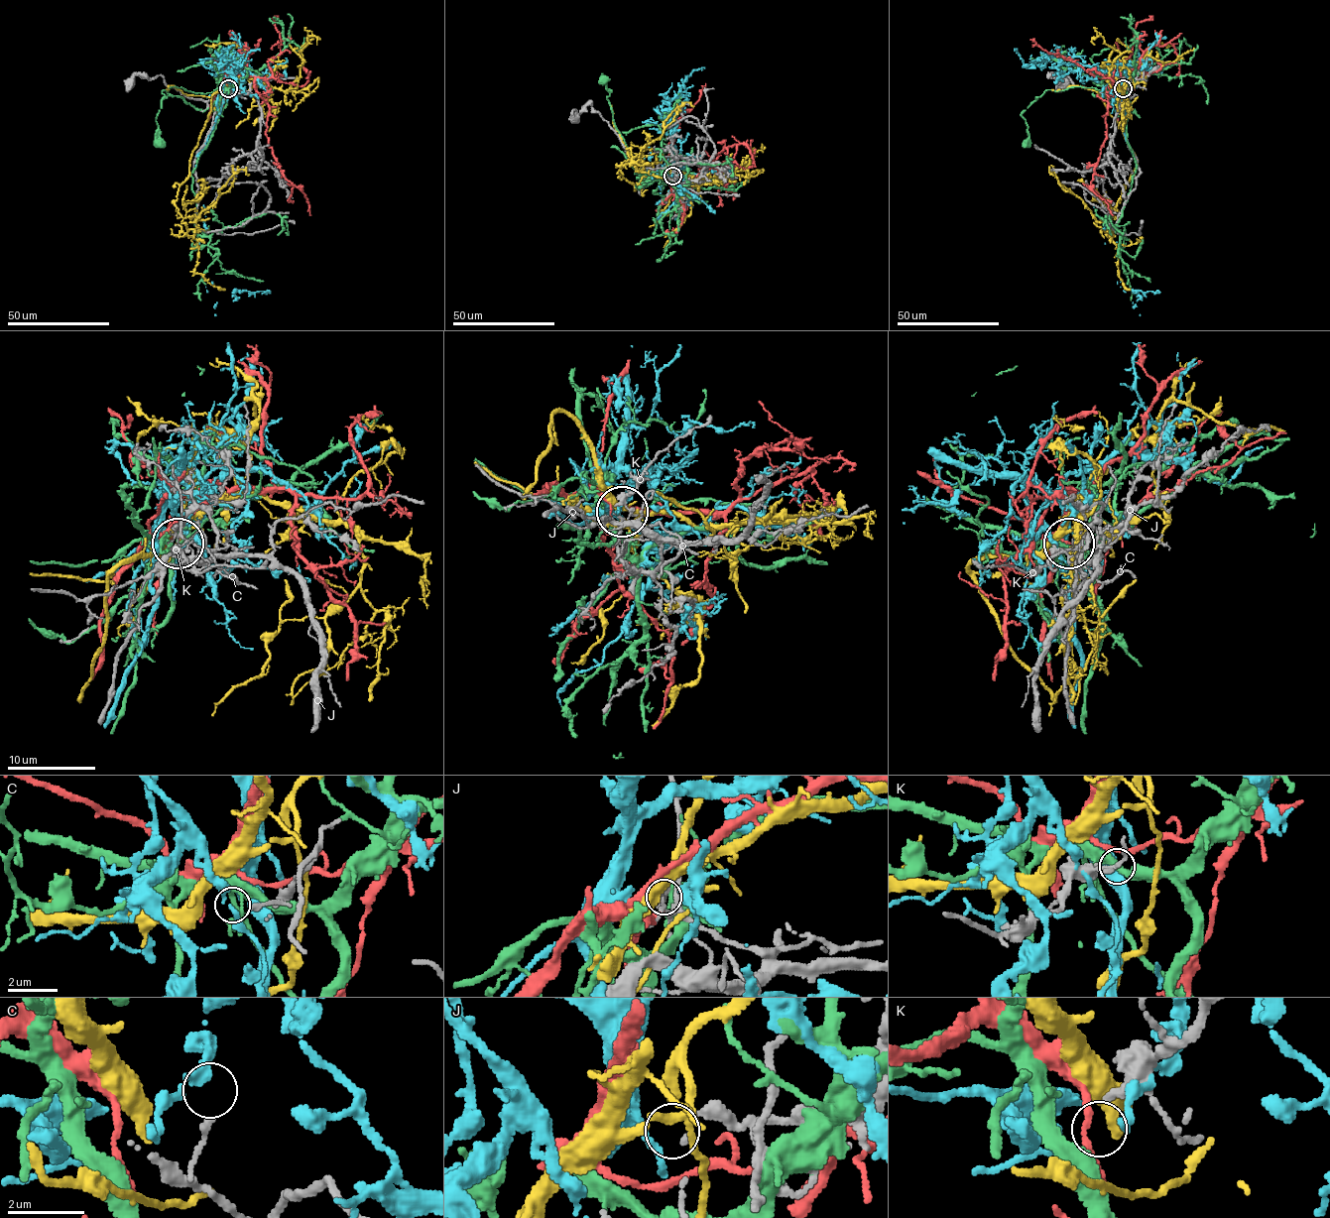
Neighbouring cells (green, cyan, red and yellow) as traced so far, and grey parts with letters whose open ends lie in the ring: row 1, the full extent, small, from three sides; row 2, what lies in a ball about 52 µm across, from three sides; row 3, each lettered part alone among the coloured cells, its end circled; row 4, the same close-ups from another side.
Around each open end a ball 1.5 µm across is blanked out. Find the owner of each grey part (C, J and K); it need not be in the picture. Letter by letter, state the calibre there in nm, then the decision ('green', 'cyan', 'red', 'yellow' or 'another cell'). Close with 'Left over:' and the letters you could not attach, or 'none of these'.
C: 160 nm thick; cyan
J: 140 nm thick; another cell
K: 320 nm thick; green
Left over: J

